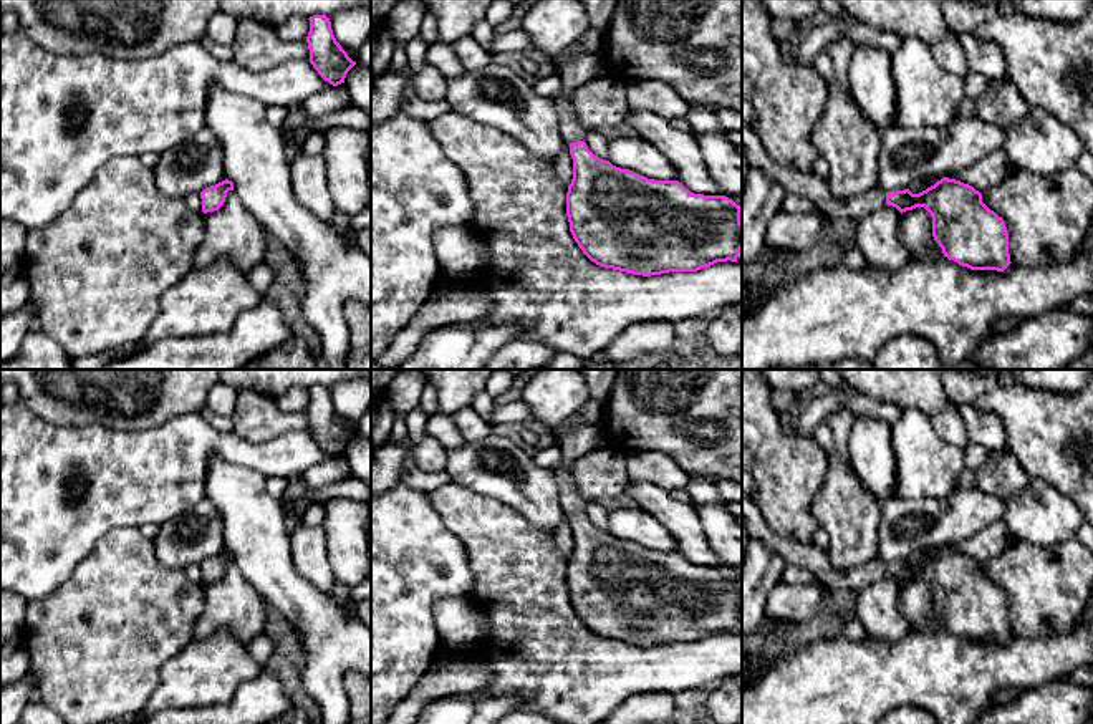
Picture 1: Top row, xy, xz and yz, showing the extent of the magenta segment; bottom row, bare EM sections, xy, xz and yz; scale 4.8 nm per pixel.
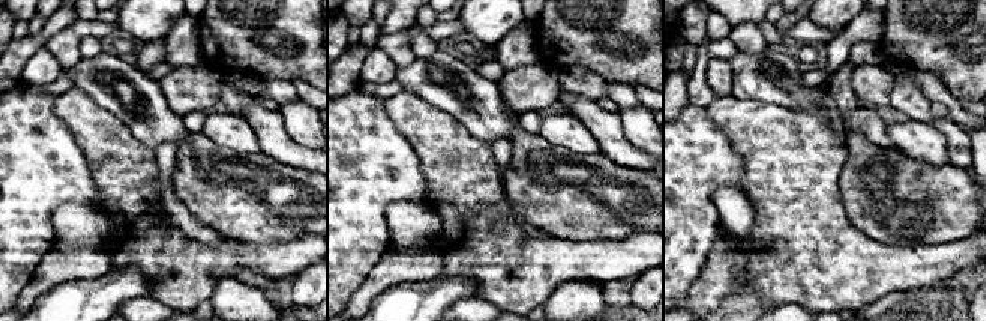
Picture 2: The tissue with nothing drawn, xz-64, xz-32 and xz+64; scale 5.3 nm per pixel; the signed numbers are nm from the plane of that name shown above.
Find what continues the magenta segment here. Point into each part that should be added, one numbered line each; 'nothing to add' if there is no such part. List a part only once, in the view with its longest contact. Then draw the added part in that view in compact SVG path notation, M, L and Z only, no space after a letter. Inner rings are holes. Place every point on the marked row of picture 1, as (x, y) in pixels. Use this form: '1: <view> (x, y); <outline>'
1: xz (580, 68); M575 53L565 61L558 75L561 78L563 89L555 98L555 104L560 118L561 136L568 144L585 141L586 129L583 129L578 119L575 118L575 113L570 104L570 96L576 86L585 84L590 80L606 76L603 53Z

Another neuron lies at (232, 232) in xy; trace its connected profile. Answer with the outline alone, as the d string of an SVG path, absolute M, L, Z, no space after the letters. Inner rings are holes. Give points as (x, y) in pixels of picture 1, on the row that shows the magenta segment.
M229 191L219 210L204 214L204 240L197 249L192 270L204 268L215 260L229 260L242 272L250 272L265 257L263 225L240 202L235 191Z

